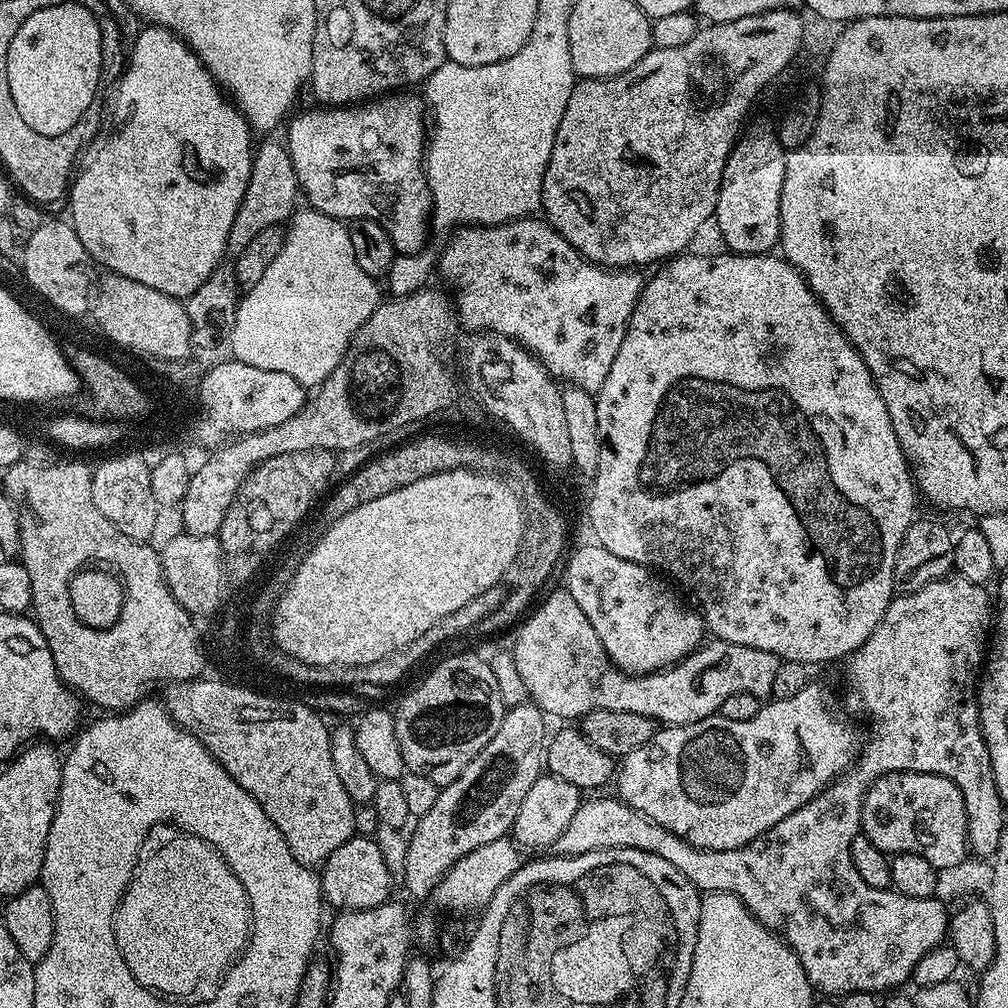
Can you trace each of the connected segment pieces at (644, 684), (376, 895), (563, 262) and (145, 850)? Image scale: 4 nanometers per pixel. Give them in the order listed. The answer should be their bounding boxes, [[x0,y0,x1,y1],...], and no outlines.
[[510,590,781,726],[319,834,394,912],[438,218,646,394],[114,822,253,1006]]

